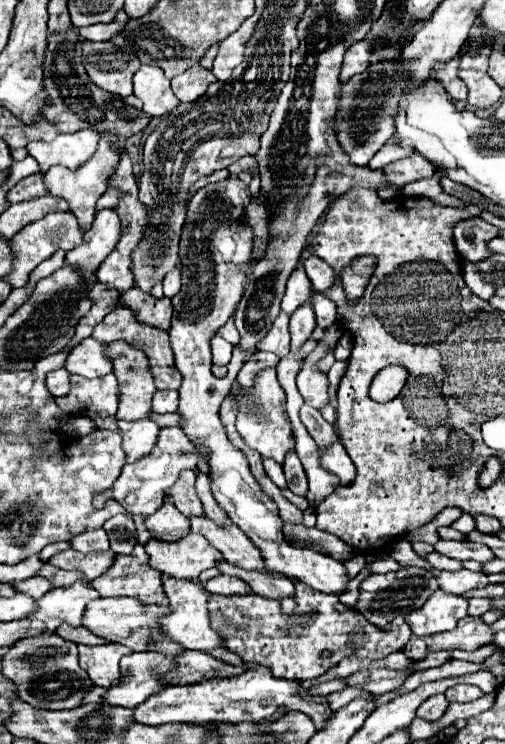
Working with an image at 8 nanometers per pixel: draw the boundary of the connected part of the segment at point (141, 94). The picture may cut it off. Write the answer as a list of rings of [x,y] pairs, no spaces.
[[[141,65],[133,77],[133,83],[135,97],[143,101],[143,111],[151,117],[163,117],[179,105],[179,99],[173,95],[171,81],[165,77],[163,69],[155,65]]]

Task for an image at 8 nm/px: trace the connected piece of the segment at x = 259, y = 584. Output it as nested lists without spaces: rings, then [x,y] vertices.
[[[227,561],[219,563],[217,569],[219,569],[222,574],[243,579],[245,583],[249,583],[252,592],[257,593],[257,595],[271,597],[271,599],[285,599],[285,597],[293,597],[294,595],[294,584],[291,579],[284,575],[246,571],[239,567],[229,565]]]

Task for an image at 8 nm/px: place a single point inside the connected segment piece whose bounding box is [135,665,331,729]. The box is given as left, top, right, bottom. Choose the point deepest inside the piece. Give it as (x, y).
(256, 694)

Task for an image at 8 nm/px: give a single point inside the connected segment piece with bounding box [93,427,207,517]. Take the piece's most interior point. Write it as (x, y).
(141, 487)

